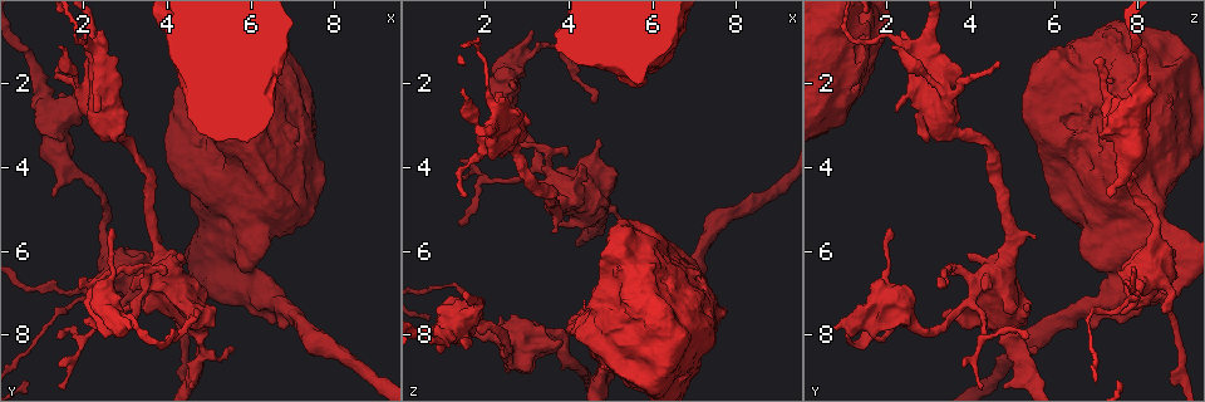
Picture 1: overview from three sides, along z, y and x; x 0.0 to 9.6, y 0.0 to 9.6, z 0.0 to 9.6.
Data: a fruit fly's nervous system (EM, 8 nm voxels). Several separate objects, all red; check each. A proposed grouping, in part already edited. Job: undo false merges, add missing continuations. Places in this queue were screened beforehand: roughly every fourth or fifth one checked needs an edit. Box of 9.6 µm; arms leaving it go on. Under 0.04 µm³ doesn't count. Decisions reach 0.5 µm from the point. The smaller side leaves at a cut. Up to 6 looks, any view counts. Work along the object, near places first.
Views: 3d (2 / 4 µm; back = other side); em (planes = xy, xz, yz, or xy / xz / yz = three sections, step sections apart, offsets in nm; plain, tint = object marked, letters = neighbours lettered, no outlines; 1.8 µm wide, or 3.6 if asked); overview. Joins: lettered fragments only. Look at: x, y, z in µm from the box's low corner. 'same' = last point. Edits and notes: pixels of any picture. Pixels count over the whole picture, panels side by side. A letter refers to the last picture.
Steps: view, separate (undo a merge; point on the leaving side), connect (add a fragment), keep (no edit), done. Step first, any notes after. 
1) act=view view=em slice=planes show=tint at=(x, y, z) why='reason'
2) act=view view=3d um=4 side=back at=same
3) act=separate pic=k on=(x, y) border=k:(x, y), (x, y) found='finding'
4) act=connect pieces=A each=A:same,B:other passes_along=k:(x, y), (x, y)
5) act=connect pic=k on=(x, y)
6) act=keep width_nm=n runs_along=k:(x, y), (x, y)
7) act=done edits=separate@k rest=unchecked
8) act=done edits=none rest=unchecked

act=view view=3d um=4 at=(4.55, 7.60, 2.45) why='an open end'

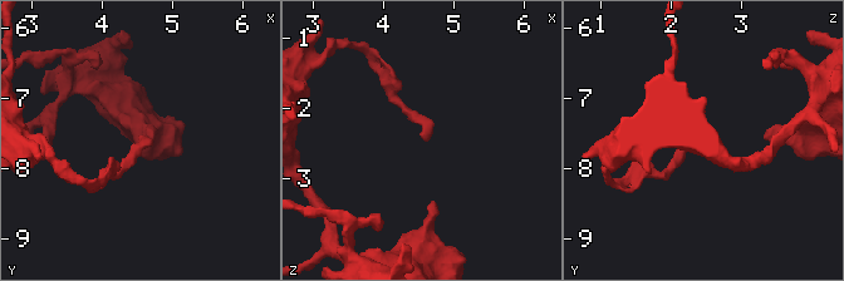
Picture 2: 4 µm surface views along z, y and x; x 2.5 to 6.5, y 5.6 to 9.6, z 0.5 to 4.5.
act=view view=em slice=xy step=4 show=letters at=(4.50, 7.55, 2.40)

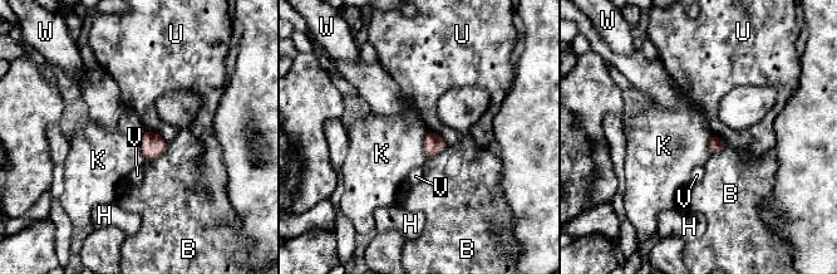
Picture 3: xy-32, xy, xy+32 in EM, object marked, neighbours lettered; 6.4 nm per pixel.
act=keep longest_contact=B:200nm each=B:other,H:other,K:other,U:other,V:other,W:other border=3:(428, 131), (424, 137), (427, 157) found='no lettered fragment goes on from it'

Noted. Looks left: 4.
act=view view=em slice=planes show=tint at=(1.45, 1.15, 2.10) why='tapers out'

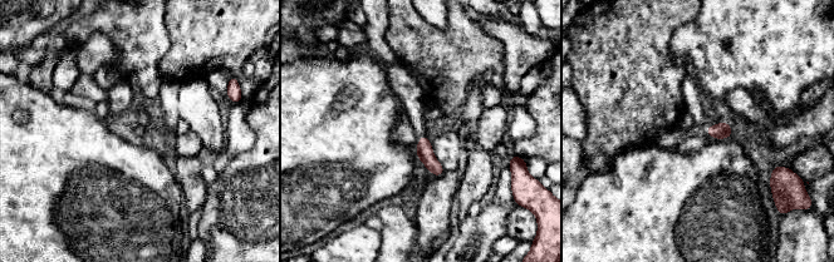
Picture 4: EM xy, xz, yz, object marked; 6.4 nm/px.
act=view view=em slice=planes show=letters at=same

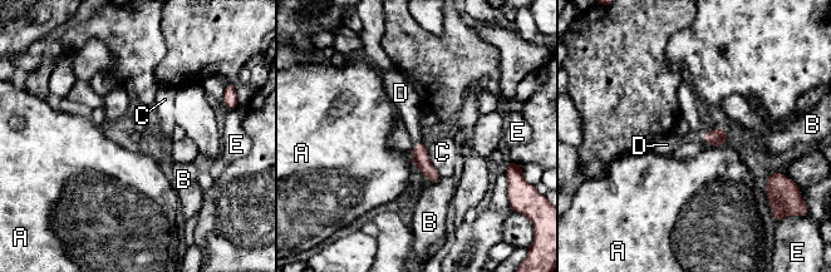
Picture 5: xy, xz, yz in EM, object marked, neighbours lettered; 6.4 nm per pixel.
act=connect pieces=D width_nm=100 each=A:other,B:other,C:other,D:same,E:other found='the cell continues'

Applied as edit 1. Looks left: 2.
act=done edits=connect@5 rest=unchecked

